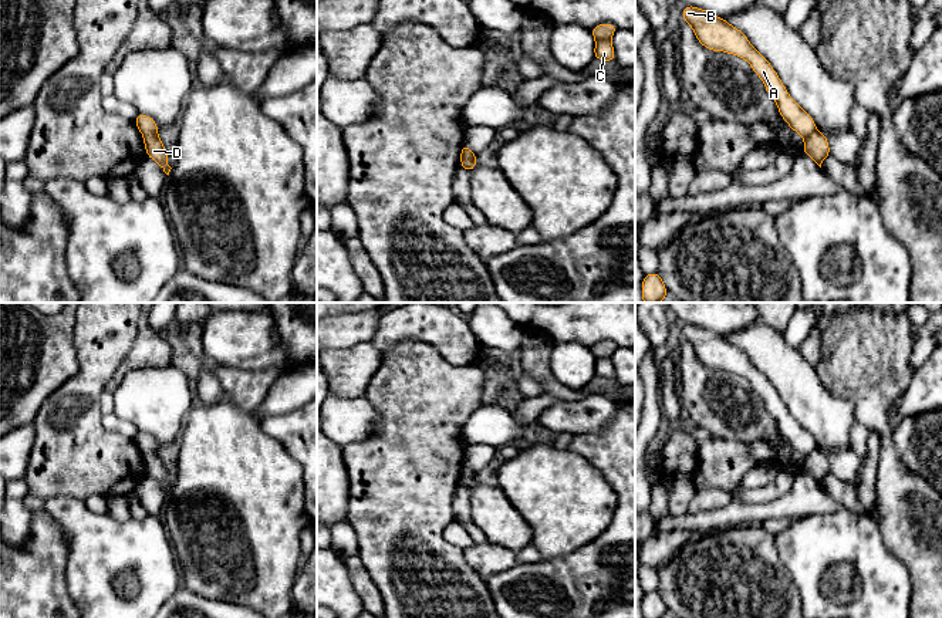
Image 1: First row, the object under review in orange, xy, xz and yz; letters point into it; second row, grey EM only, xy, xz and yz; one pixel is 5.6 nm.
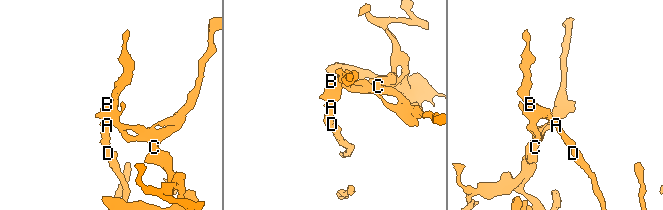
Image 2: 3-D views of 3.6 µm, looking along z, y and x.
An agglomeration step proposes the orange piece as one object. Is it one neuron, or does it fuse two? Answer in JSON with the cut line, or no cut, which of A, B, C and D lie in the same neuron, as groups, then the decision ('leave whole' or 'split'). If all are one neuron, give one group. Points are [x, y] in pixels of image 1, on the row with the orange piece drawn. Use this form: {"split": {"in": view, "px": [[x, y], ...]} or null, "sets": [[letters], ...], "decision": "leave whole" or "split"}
{"split": {"in": "xz", "px": [[475, 158], [466, 159], [461, 165]]}, "sets": [["A", "B", "C"], ["D"]], "decision": "split"}

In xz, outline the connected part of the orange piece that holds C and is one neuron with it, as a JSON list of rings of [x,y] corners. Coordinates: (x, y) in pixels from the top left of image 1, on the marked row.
[[[611,23],[598,24],[591,30],[595,38],[594,58],[601,61],[615,61],[615,50],[611,37],[618,28]]]

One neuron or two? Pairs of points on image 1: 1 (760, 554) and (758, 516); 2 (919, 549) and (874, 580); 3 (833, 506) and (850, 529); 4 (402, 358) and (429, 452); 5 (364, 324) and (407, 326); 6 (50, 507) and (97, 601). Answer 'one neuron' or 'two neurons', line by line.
1: two neurons
2: two neurons
3: two neurons
4: one neuron
5: two neurons
6: one neuron

